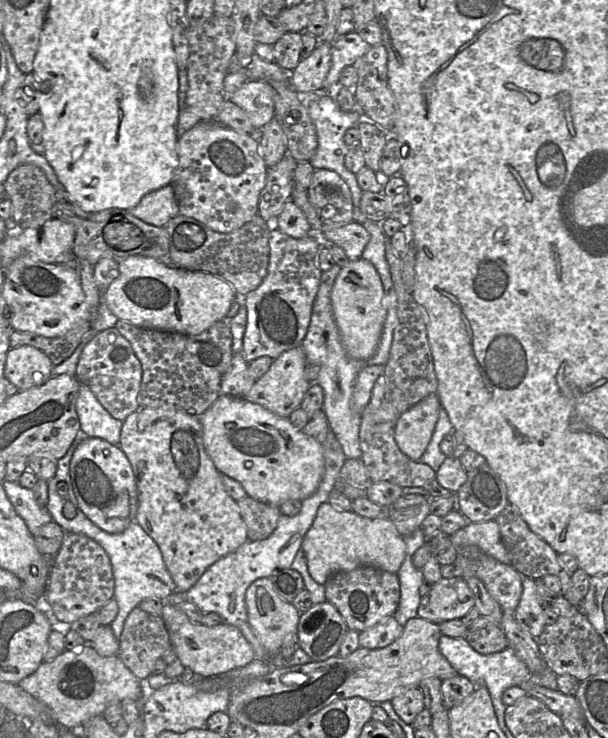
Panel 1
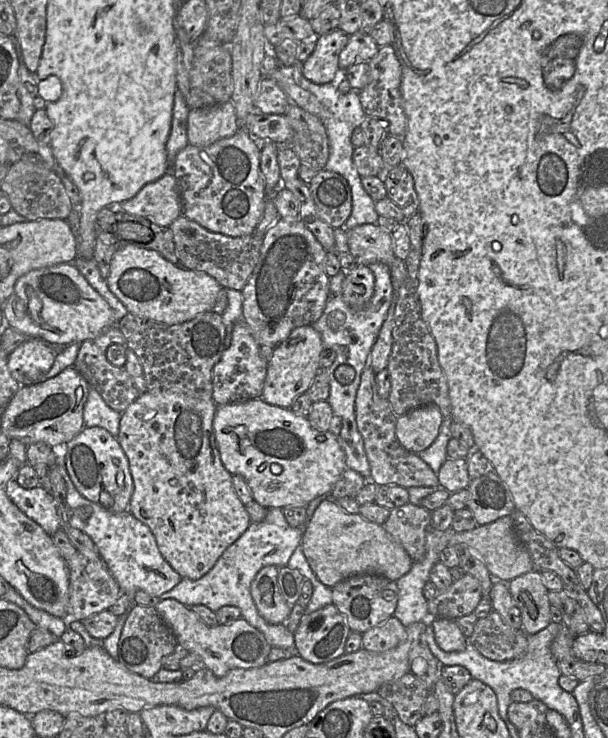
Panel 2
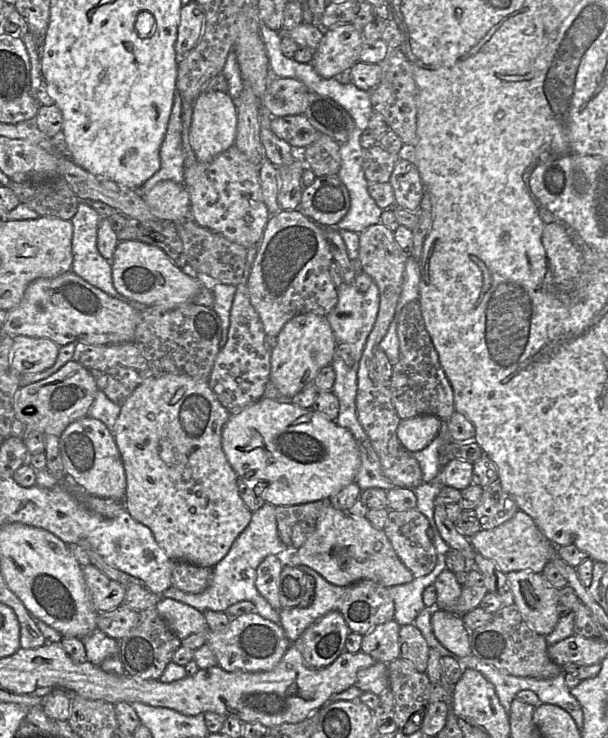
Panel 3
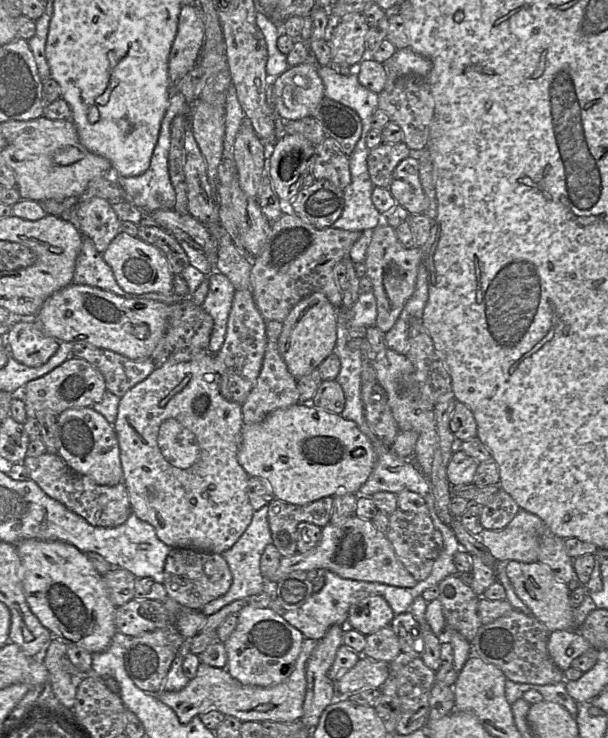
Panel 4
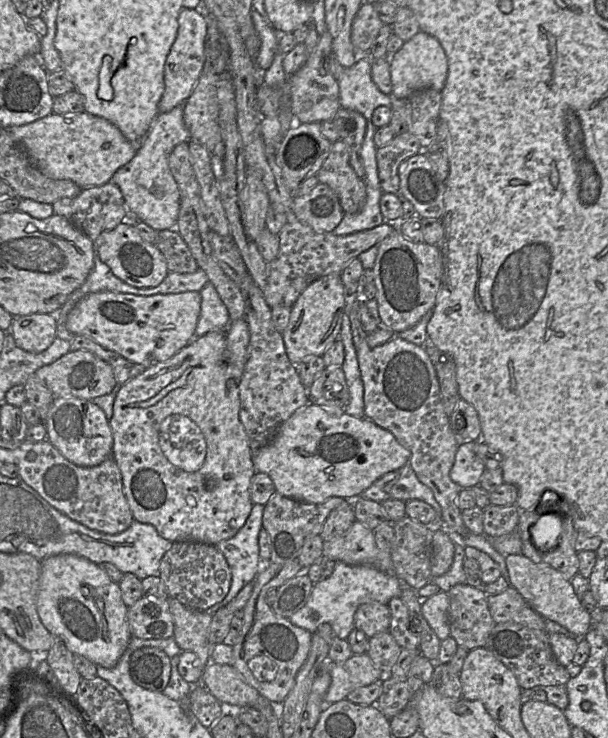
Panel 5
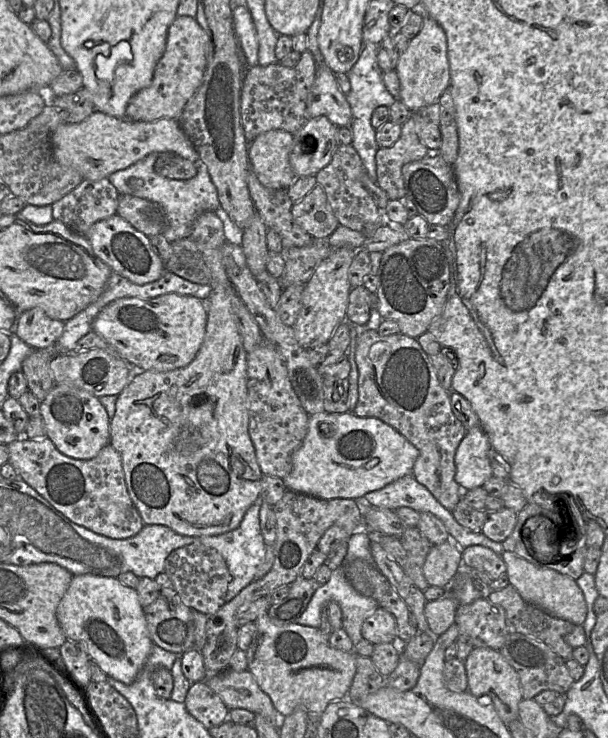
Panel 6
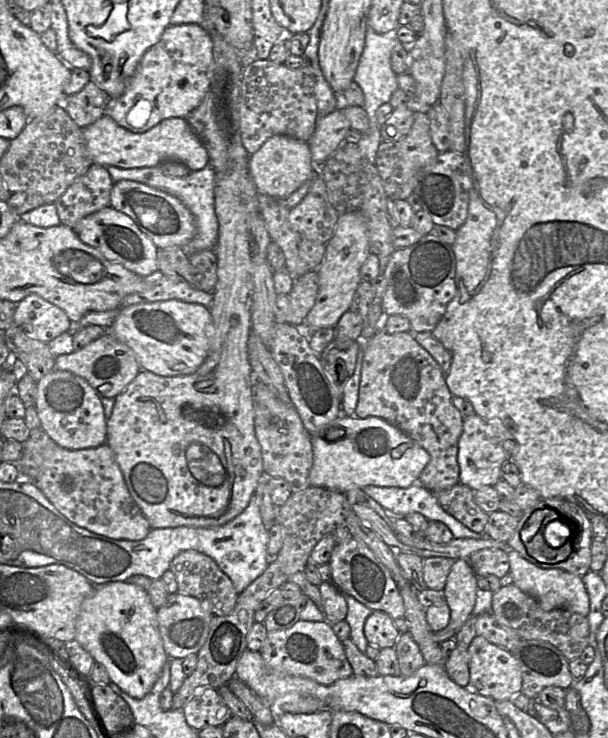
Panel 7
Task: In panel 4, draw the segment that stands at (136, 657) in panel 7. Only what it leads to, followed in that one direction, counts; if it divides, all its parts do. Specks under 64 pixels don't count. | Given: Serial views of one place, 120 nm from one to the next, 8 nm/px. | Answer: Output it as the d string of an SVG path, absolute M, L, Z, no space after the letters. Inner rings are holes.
M26 539L16 544L23 567L23 590L26 602L41 624L49 629L53 637L63 639L90 653L108 648L117 632L116 608L111 602L102 575L96 571L86 554L75 546L62 541Z

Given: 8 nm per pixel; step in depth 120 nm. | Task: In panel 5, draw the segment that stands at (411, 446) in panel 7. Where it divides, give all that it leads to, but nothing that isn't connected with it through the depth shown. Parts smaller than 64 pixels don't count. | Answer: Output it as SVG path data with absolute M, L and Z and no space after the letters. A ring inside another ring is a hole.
M308 403L279 426L268 444L254 450L253 464L256 472L268 474L278 494L301 502L320 504L331 497L360 495L384 474L403 467L410 457L411 452L390 431L368 418L356 418L345 412L335 416L326 408Z

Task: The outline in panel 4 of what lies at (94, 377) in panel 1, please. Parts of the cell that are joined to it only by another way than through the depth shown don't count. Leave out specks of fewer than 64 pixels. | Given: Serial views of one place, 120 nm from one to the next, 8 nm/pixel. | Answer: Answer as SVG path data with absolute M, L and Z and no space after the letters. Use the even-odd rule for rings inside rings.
M74 343L72 356L96 367L104 377L106 389L120 398L147 378L157 366L151 358L132 360L88 343Z

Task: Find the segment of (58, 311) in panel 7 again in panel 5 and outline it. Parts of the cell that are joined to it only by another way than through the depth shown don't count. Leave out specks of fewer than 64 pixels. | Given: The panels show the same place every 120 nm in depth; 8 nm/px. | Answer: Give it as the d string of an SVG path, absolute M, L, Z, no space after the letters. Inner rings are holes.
M35 313L13 317L11 334L16 345L31 353L40 353L57 338L58 319L53 314Z

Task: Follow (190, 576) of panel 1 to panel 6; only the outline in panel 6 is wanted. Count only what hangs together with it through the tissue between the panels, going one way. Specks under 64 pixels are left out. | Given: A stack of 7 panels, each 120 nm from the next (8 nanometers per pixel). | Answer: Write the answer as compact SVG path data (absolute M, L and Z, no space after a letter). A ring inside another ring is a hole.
M233 285L228 286L228 287L216 287L212 289L211 294L208 296L206 300L206 309L207 309L207 315L208 315L208 320L207 320L207 325L206 325L206 332L205 332L205 337L203 340L203 343L195 356L195 358L185 367L174 369L171 371L167 372L159 372L159 371L134 371L132 374L131 378L129 379L129 383L125 386L125 388L122 390L122 392L118 395L117 400L116 400L116 411L112 419L110 419L110 424L109 424L109 430L110 430L110 440L109 440L109 445L111 445L120 455L121 461L122 461L122 467L123 467L123 472L124 472L124 478L125 478L125 483L126 487L128 490L128 493L130 495L130 498L136 507L137 511L139 512L144 525L163 525L166 527L169 527L173 531L175 531L178 534L184 535L184 536L192 536L192 537L201 537L201 536L214 536L214 535L219 535L223 534L229 531L232 531L236 529L246 511L249 509L249 507L256 502L259 502L259 496L261 492L261 482L263 478L263 473L260 469L260 466L257 462L256 458L256 453L254 449L254 445L252 443L252 440L249 435L248 427L249 427L249 412L248 412L248 390L247 390L247 353L244 349L244 346L242 344L242 339L239 334L239 328L237 325L237 321L235 319L235 314L233 313L232 310L232 300L234 298L234 295L236 293L236 290Z

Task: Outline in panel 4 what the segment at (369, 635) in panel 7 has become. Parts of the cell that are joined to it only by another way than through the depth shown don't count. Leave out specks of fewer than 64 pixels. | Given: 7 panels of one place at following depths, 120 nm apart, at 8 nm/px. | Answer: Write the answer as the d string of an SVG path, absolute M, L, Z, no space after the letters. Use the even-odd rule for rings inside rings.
M372 595L351 605L346 627L353 628L367 636L390 626L393 618L393 610L385 598Z

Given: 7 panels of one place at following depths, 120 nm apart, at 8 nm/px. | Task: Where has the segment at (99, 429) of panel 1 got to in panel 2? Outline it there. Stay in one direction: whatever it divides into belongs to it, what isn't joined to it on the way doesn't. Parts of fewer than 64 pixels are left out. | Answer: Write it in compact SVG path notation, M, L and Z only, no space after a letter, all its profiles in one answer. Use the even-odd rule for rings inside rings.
M90 387L83 408L84 427L101 427L117 438L121 415L122 413L110 408L101 395Z

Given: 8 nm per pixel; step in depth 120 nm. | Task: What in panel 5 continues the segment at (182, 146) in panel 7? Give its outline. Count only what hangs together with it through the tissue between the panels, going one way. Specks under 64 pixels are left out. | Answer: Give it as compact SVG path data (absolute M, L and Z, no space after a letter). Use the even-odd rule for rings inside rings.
M87 112L59 115L51 113L34 122L6 129L25 150L32 163L47 177L73 181L81 189L110 182L114 173L135 156L140 142L132 142L110 121Z

